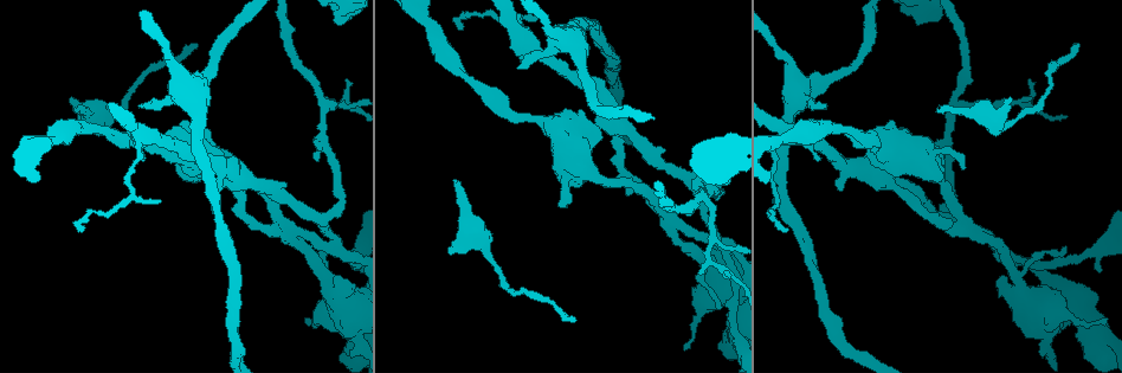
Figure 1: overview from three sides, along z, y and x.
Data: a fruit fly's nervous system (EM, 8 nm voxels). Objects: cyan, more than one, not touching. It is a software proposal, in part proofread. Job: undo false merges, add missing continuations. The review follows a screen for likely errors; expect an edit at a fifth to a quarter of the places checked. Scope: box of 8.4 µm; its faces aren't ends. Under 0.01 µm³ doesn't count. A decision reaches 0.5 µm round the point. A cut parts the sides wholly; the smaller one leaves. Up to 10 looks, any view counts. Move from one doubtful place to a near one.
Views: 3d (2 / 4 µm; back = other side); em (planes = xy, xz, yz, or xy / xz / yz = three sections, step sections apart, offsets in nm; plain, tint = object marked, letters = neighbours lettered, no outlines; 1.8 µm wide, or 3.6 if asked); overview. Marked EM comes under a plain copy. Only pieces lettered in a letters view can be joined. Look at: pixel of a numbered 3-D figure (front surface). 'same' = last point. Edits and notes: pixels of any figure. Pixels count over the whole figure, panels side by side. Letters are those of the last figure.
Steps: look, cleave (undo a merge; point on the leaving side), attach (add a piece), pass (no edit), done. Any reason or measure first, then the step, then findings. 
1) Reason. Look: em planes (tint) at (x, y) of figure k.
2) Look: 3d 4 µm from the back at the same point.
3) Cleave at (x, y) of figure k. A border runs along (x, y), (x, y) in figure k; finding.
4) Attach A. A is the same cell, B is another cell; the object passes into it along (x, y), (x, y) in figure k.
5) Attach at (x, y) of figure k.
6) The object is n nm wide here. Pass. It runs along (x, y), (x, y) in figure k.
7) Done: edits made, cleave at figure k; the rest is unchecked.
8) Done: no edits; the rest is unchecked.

Look: 3d 2 µm at (972, 231) of figure 1.

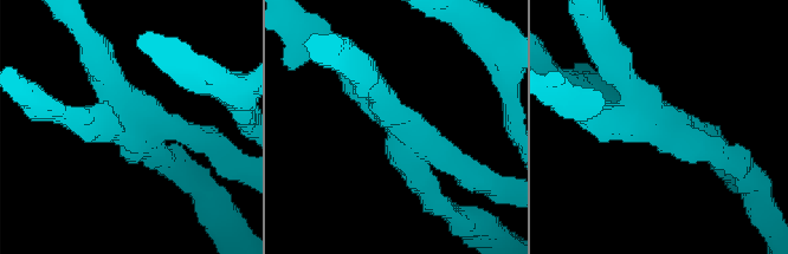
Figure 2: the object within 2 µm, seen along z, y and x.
3 arms meet here; the arms are 180, 190, 240 nm wide; need the tissue. Look: em planes (letters) at (655, 123) of figure 2.

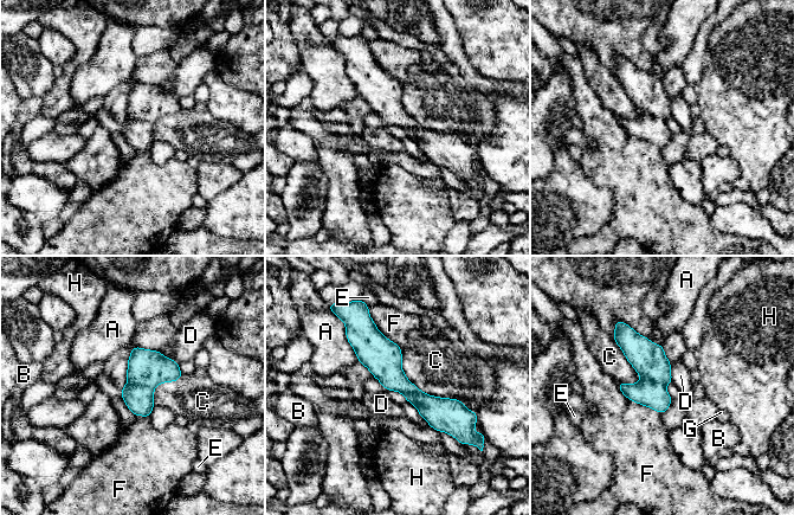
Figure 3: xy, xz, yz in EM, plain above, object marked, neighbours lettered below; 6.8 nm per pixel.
The longest contact is with C, 550 nm. Pass. A, B, C, D, E, F, G and H are other cells; one neuron here.

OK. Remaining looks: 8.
Thin end. Look: 3d 4 µm at (825, 107) of figure 1.

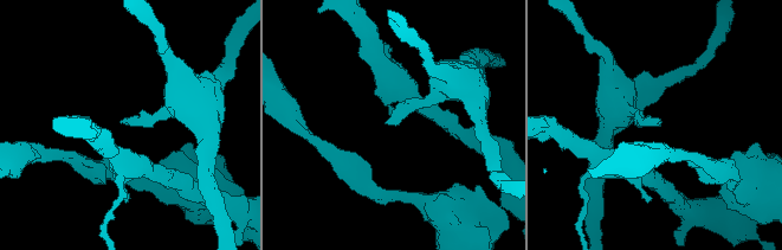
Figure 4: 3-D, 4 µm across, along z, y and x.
Shape alone is not enough. Look: em xy step 4 (tint) at (122, 122) of figure 4.

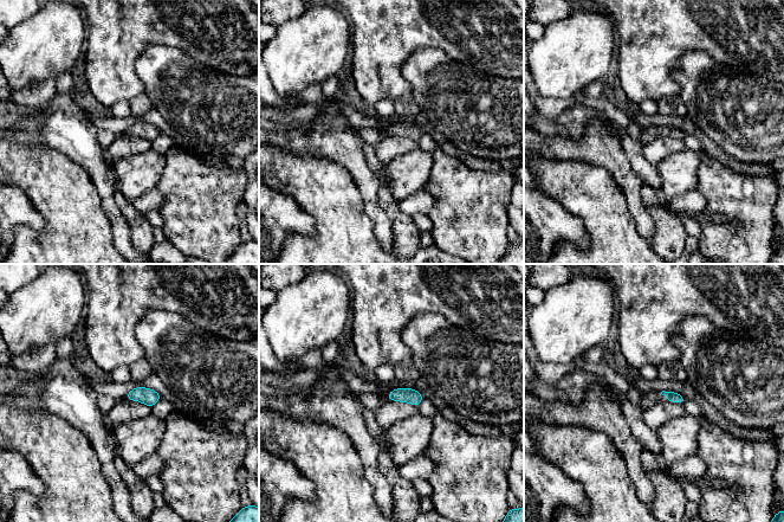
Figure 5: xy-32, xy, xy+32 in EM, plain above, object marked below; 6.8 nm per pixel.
Look: em planes (letters) at the same point.

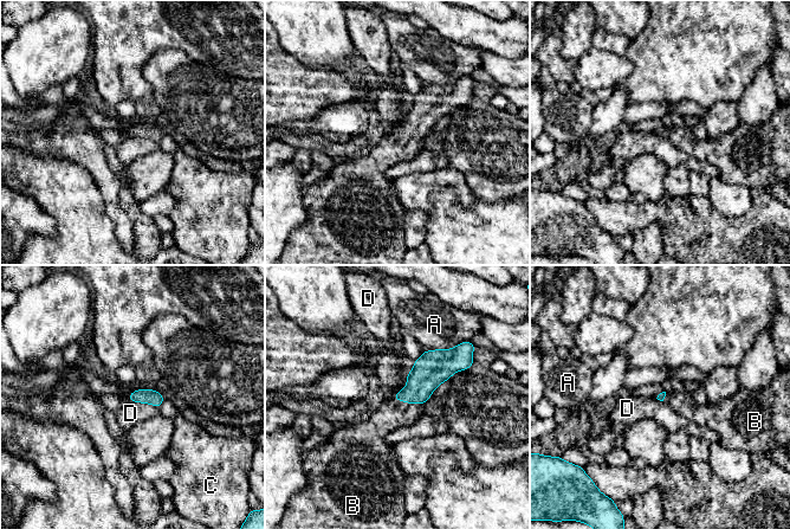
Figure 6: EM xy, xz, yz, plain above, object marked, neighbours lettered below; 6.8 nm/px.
Attach B. B is the same cell, A, C and D are other cells; the object passes into it along (428, 372), (408, 402), (392, 414) in figure 6; it goes on there.

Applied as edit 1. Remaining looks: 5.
See it whole again. Look: overview.

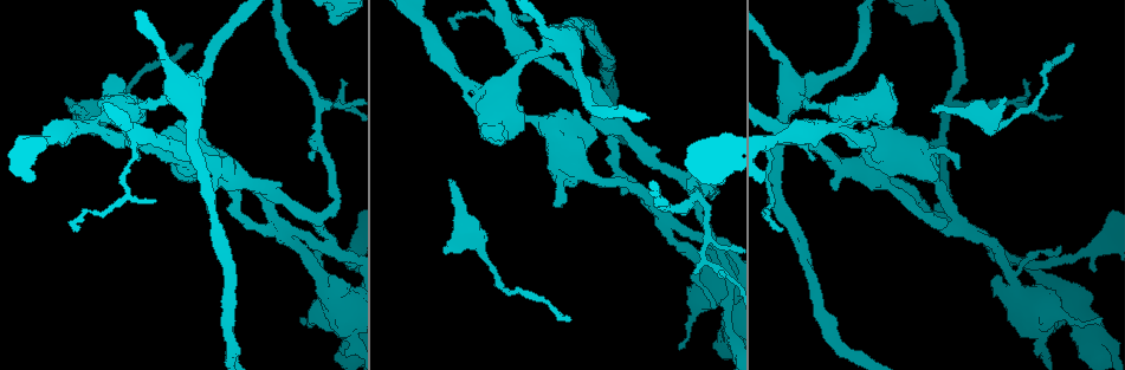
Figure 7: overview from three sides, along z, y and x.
Stops while still wide. Look: 3d 4 µm at (331, 23) of figure 7.

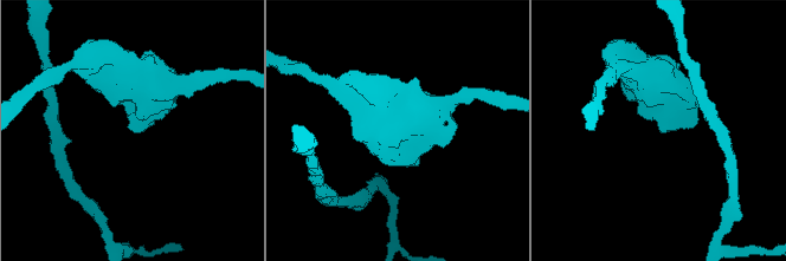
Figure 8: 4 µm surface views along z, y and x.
Look: em planes (letters) at (133, 131) of figure 8.

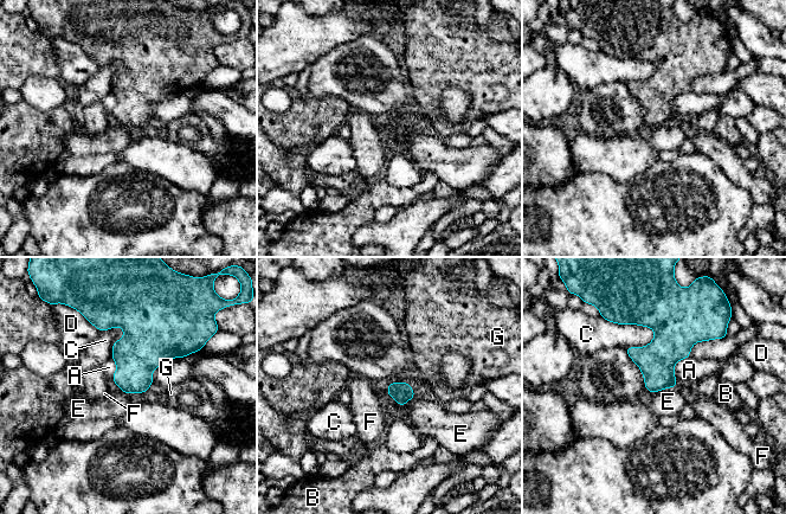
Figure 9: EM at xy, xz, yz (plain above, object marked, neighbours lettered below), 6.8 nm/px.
Pass. A, B, C, D, E, F and G are other cells; a border runs along (385, 391), (399, 405), (414, 397) in figure 9; none of them fits.

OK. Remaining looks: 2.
Two arms in line, one across. Look: em xz step 4 (letters) at (708, 236) of figure 7.

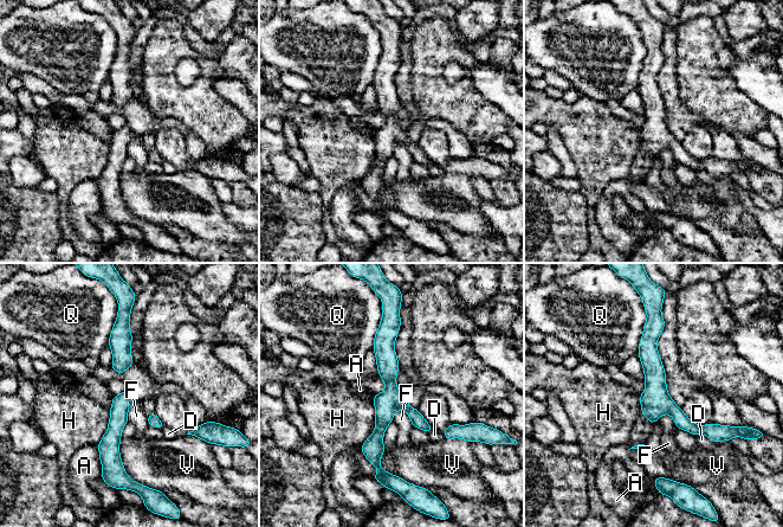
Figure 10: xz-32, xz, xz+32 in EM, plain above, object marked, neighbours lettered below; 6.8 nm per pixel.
Pass. A, D, F, H, Q and V are other cells; a border runs along (394, 412), (403, 410), (414, 426) in figure 10; continuous, no second neuron.

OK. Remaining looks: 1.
Done: edits made, attach at figure 6; the rest is unchecked.

